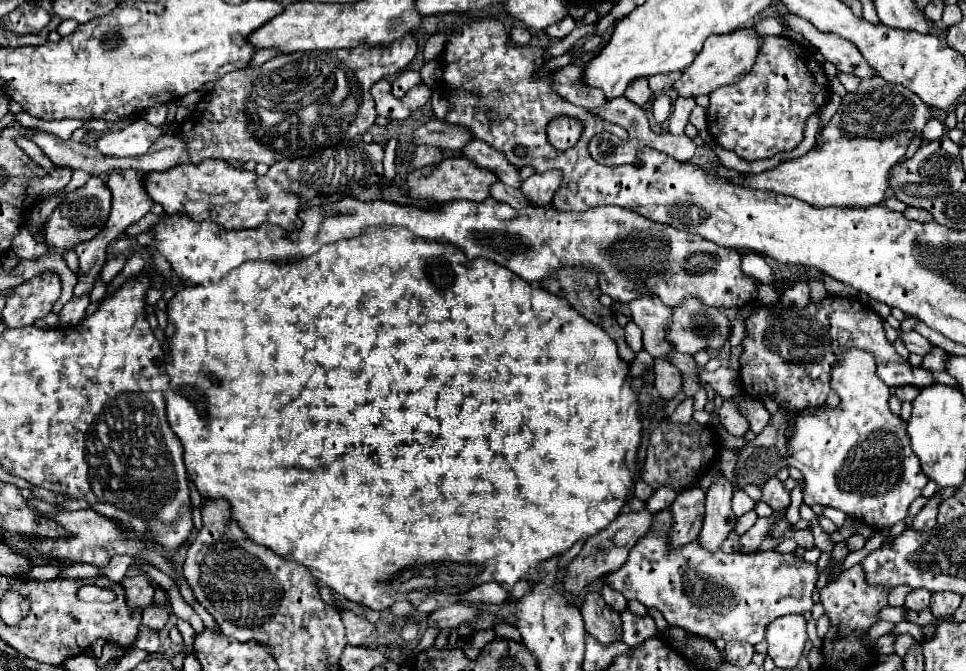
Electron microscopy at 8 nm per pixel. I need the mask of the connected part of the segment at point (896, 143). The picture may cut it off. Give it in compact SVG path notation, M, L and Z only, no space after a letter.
M874 76L862 80L856 92L848 92L844 96L838 112L832 116L828 126L820 130L816 146L808 154L782 162L758 176L742 176L724 166L718 168L718 176L734 184L794 196L818 208L868 208L884 200L892 166L904 158L910 140L922 132L926 122L932 118L932 108L926 106L914 92Z

